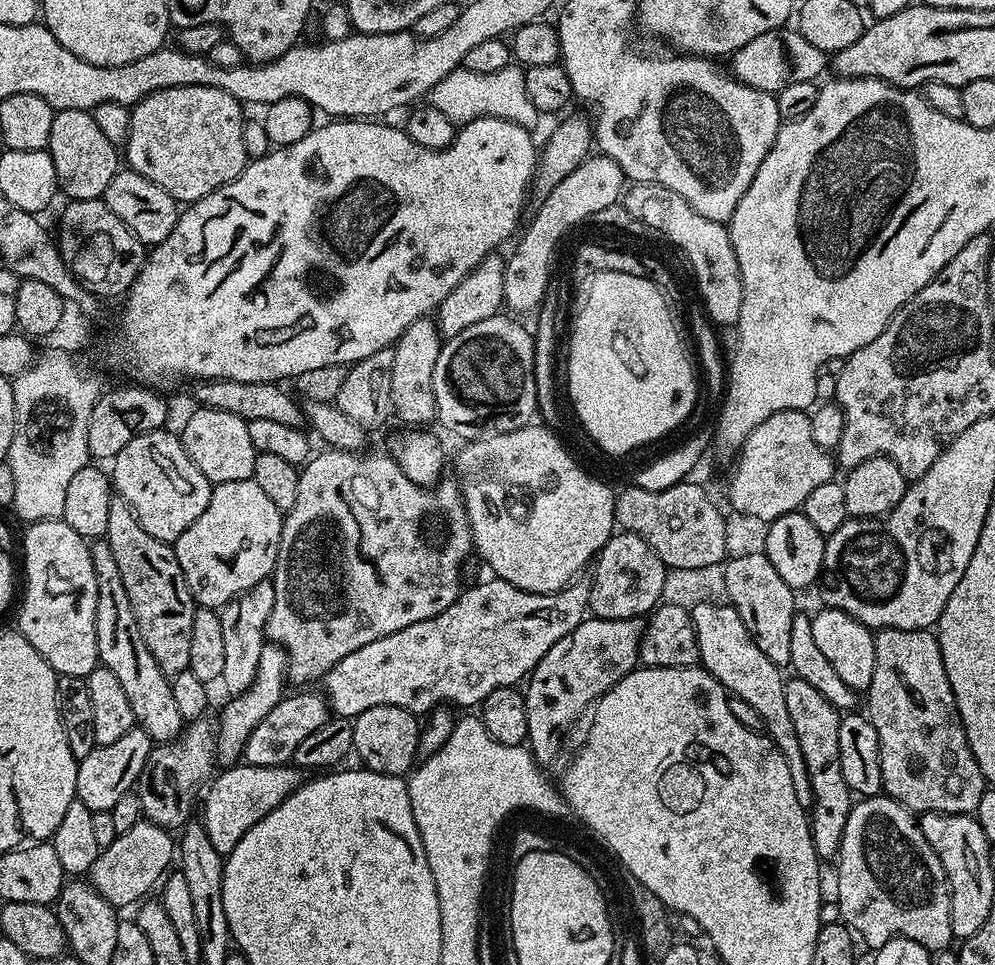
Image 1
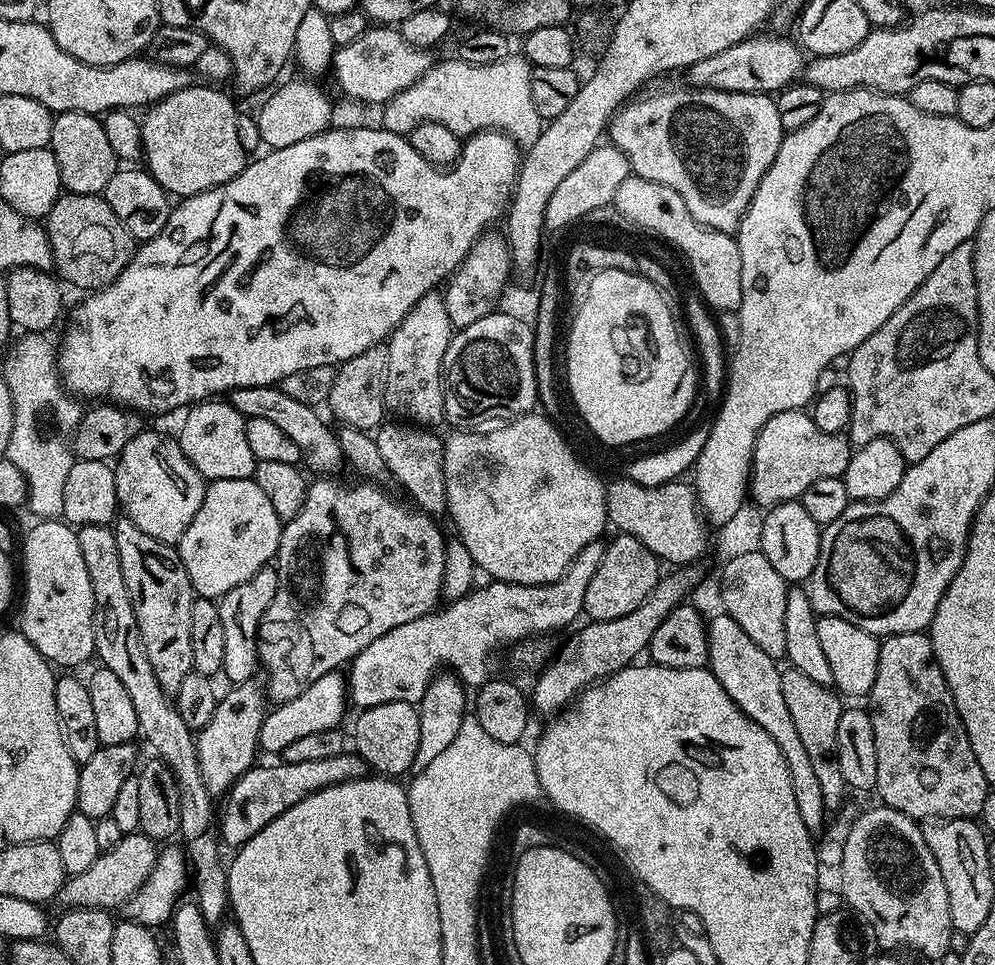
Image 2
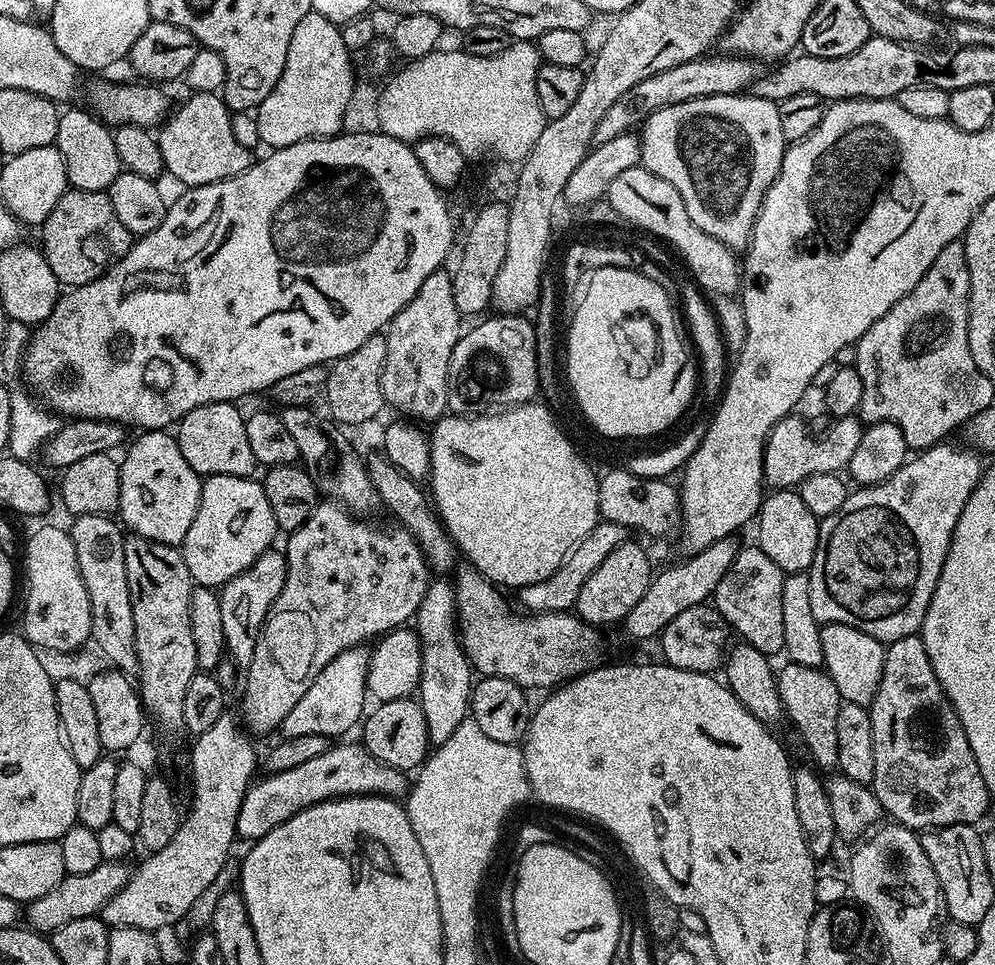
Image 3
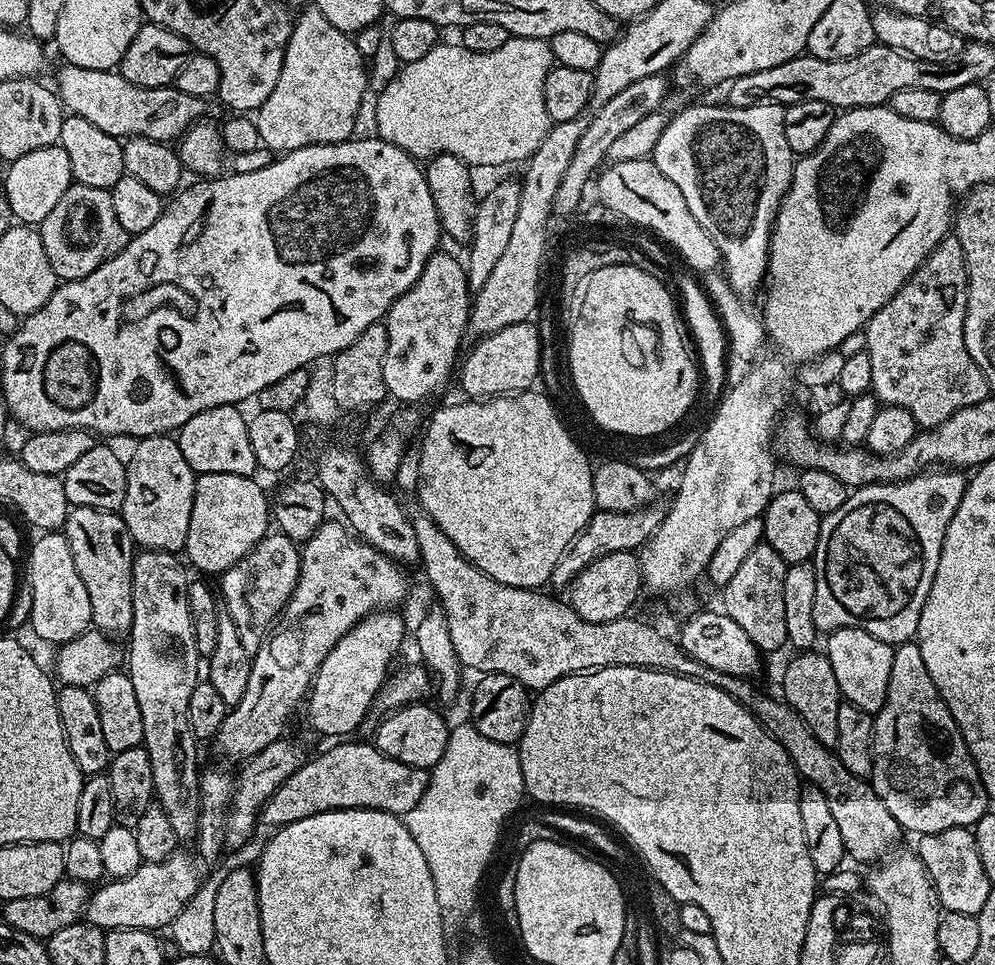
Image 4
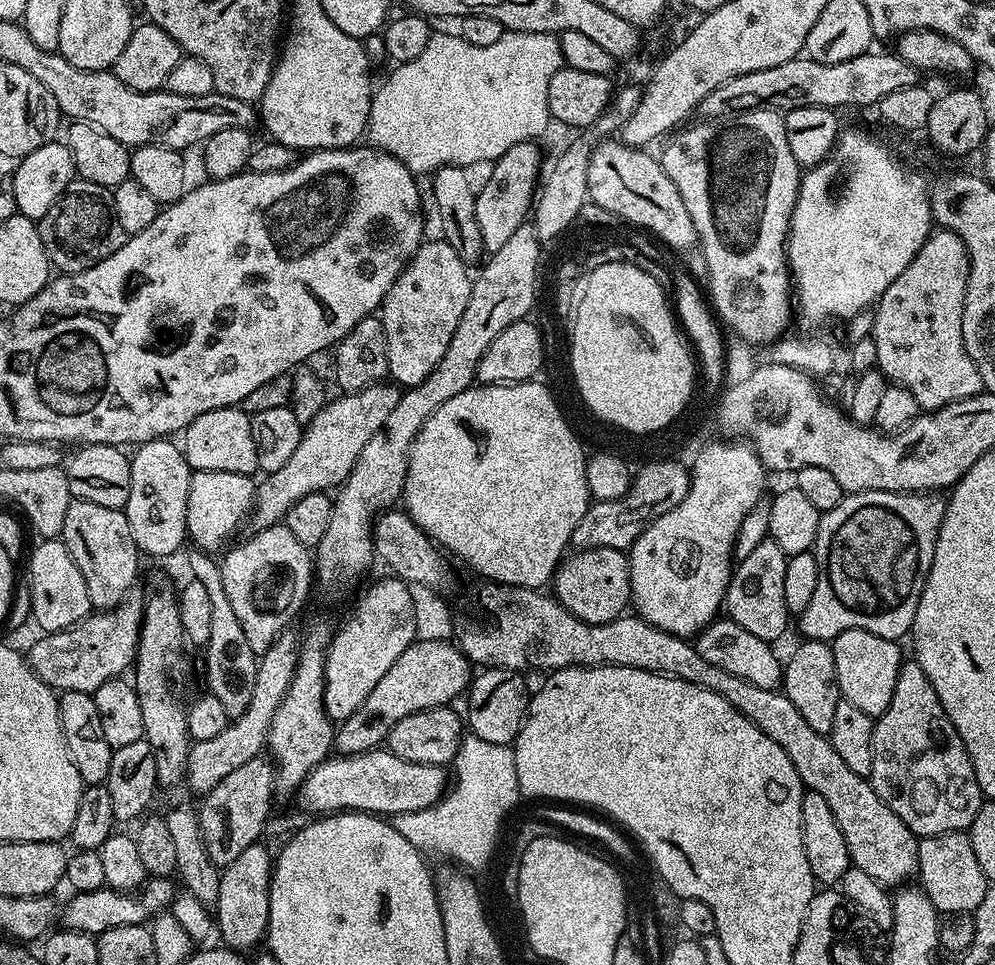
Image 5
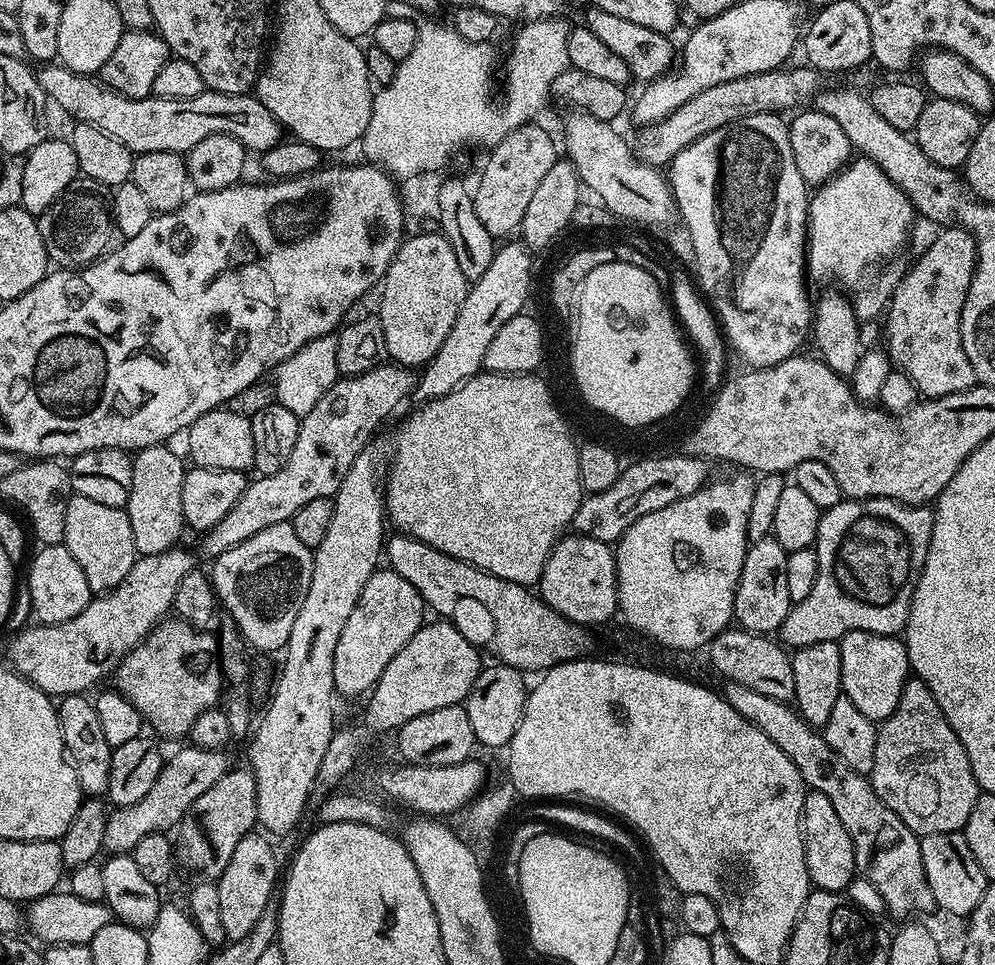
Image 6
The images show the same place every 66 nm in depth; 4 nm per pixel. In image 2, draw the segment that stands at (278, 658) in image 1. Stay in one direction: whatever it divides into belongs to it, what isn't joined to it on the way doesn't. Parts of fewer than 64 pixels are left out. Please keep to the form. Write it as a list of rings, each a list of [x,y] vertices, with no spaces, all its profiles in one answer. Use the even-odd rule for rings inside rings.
[[[253,678],[233,684],[229,692],[219,697],[213,717],[206,726],[195,733],[198,750],[198,770],[202,770],[202,782],[213,798],[220,798],[232,787],[234,781],[251,770],[257,763],[256,752],[260,748],[260,731],[266,715],[266,684]]]

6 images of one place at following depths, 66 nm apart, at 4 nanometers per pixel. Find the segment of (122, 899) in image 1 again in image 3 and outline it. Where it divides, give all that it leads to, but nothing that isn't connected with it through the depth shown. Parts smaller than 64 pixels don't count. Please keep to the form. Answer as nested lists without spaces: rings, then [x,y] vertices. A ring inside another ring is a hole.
[[[105,860],[103,864],[94,866],[90,874],[65,875],[58,886],[54,886],[42,898],[31,900],[26,906],[26,924],[34,932],[41,934],[51,934],[59,930],[62,926],[67,926],[77,918],[95,916],[126,886],[130,875],[130,868],[127,863],[118,860]]]

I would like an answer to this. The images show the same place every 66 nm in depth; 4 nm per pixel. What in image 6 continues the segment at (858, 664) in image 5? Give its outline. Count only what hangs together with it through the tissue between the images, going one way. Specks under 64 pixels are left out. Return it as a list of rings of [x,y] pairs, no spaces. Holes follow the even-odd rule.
[[[849,632],[839,641],[842,658],[840,682],[843,695],[848,697],[866,718],[882,722],[898,706],[904,685],[910,679],[908,650],[903,639],[896,636],[875,636],[873,632]]]

